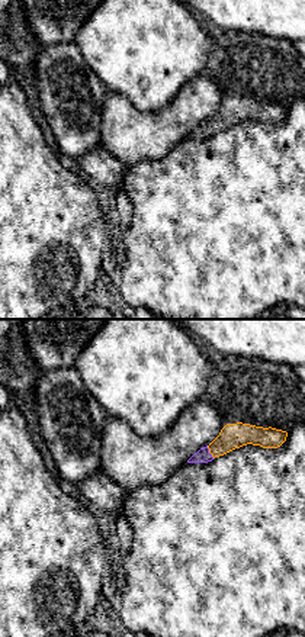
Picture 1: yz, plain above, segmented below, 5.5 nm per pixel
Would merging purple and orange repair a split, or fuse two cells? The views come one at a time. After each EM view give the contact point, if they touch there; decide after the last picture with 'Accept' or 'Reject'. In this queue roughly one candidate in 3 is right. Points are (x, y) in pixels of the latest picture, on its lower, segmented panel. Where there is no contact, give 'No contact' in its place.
Touches purple at (208, 451)

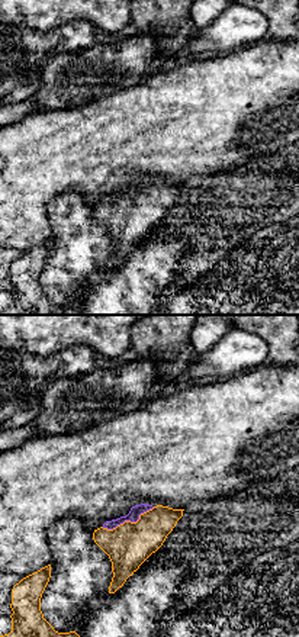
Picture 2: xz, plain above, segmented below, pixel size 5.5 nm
Touches purple at (128, 520)

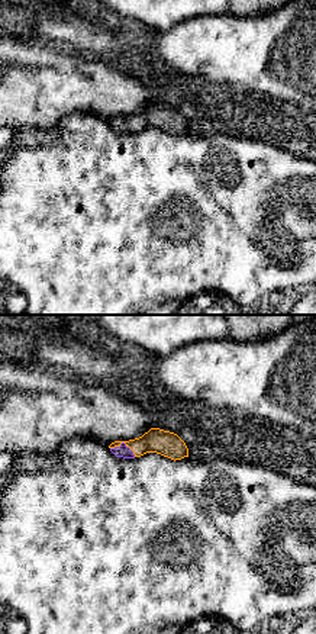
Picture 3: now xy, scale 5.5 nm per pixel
Touches purple at (123, 443)

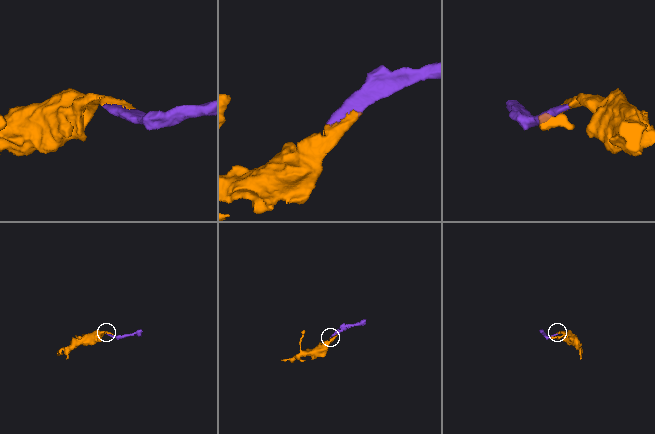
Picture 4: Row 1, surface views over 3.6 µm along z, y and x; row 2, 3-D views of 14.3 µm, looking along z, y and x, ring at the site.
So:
Accept

